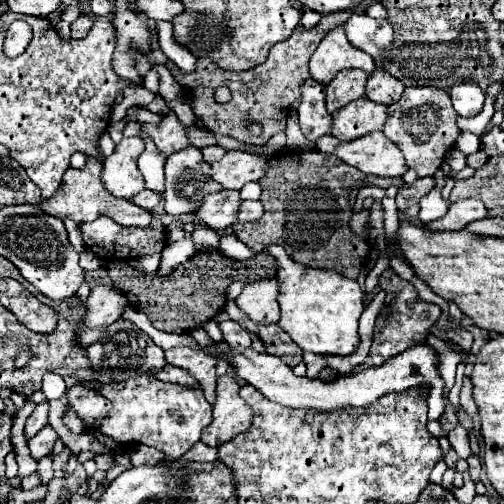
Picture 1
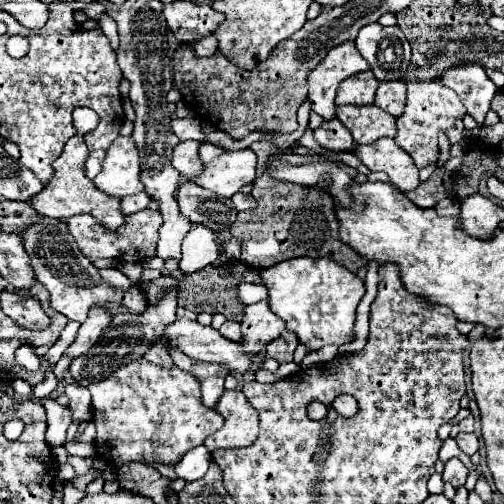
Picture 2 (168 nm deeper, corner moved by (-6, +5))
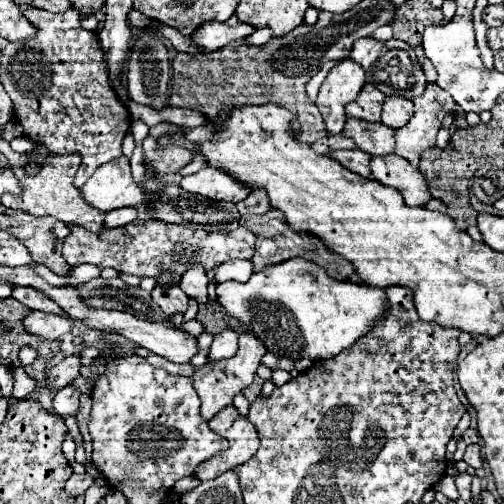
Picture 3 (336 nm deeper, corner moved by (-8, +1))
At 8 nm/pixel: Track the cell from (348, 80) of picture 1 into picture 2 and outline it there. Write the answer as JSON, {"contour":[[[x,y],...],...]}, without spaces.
{"contour":[[[370,70],[362,74],[354,74],[354,78],[346,78],[346,82],[342,82],[342,86],[338,88],[336,106],[372,104],[376,86],[378,86],[378,80],[374,78],[374,74],[370,74]]]}

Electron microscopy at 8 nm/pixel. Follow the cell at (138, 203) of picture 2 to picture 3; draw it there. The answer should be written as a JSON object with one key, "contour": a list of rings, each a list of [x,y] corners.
{"contour":[[[120,208],[120,210],[112,210],[106,212],[104,216],[104,228],[118,228],[118,226],[126,226],[128,222],[136,220],[138,212],[136,208]]]}

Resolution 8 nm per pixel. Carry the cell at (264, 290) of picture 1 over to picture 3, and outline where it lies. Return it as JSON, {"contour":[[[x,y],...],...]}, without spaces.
{"contour":[[[240,334],[240,348],[232,358],[220,360],[220,362],[214,362],[214,364],[206,364],[206,366],[202,366],[194,372],[192,380],[194,380],[194,388],[200,396],[200,402],[202,402],[200,414],[202,414],[204,420],[210,420],[216,412],[230,406],[232,398],[254,382],[256,370],[260,366],[260,358],[264,354],[266,354],[266,348],[258,338],[254,338],[252,334]]]}

